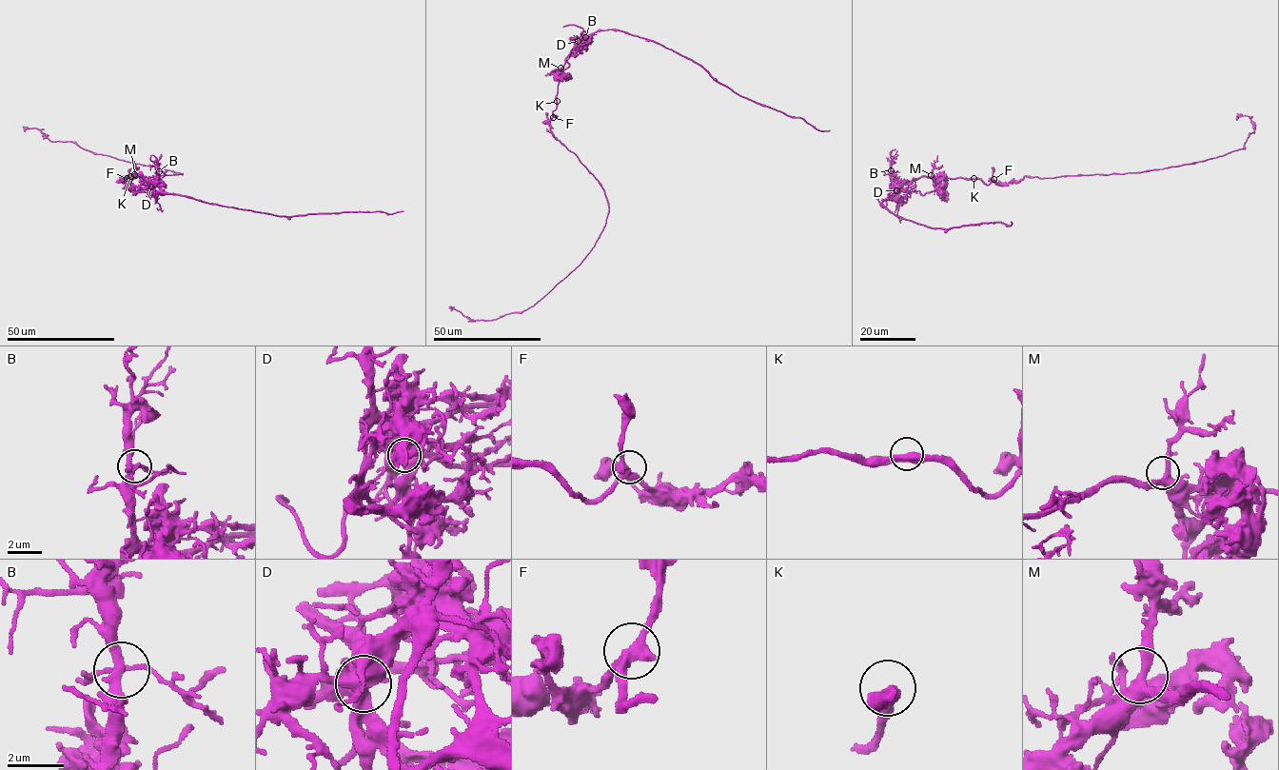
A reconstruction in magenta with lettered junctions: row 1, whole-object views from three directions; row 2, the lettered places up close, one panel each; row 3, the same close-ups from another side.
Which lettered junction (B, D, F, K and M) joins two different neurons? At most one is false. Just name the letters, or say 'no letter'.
D

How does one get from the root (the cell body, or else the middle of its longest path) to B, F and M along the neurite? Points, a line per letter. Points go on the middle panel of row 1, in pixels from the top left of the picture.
B: (557, 101), (559, 69), (573, 47), (585, 37)
F: (557, 101), (553, 117)
M: (557, 101), (560, 68)

